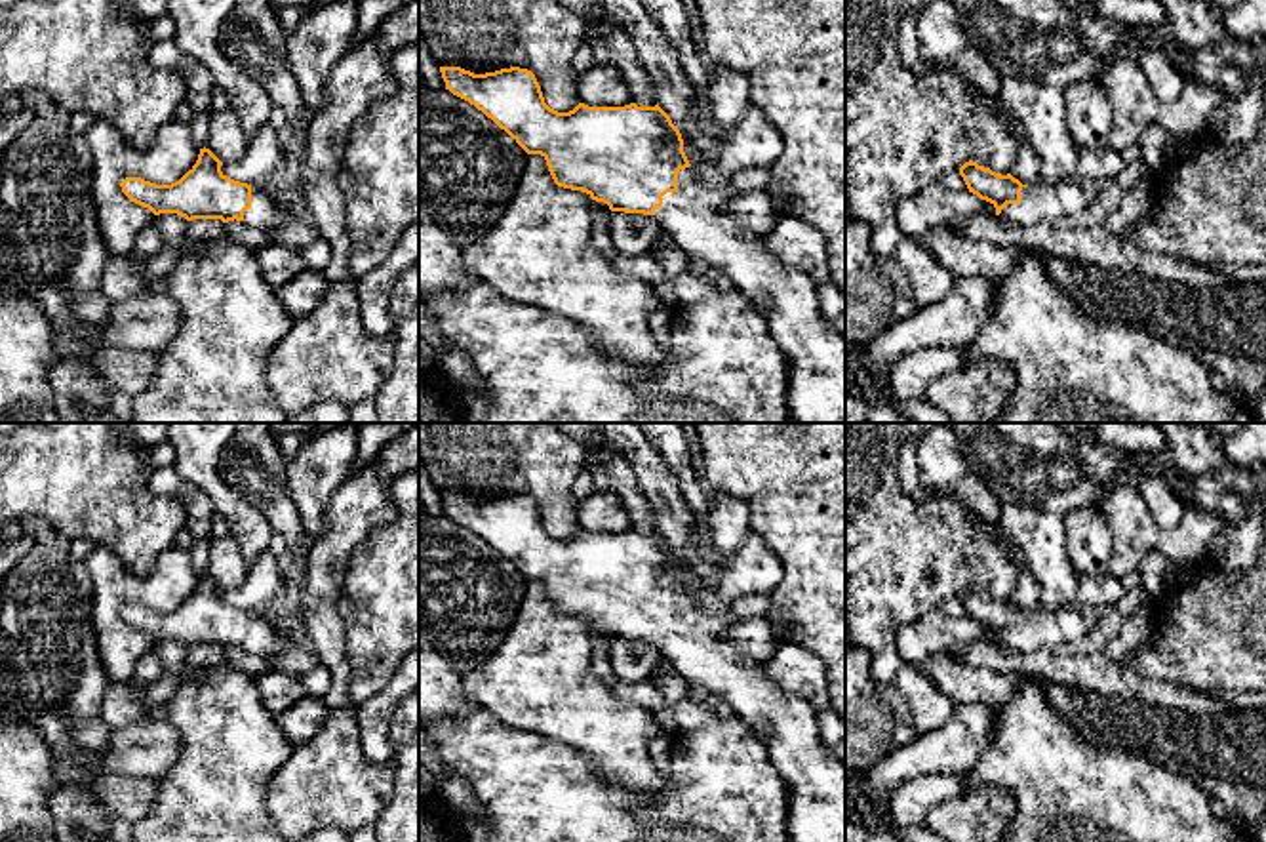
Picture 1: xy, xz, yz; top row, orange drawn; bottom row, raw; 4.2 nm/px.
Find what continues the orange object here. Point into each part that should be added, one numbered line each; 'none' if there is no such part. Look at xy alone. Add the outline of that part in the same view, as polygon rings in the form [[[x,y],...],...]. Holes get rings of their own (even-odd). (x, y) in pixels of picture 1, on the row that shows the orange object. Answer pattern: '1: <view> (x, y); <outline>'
1: xy (267, 202); [[[251,185],[251,208],[244,211],[244,221],[270,231],[278,215],[289,206],[289,196],[289,192],[282,192],[270,185]]]

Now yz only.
1: yz (1046, 200); [[[1039,183],[1028,185],[1020,190],[1019,204],[1007,204],[999,217],[1003,221],[1011,221],[1015,225],[1034,225],[1043,219],[1055,219],[1072,215],[1087,208],[1087,204],[1095,198],[1095,185],[1055,185],[1055,183]]]

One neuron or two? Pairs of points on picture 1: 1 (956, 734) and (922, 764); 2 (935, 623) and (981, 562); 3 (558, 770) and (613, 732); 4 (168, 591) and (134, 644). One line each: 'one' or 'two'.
1: one
2: two
3: two
4: one

